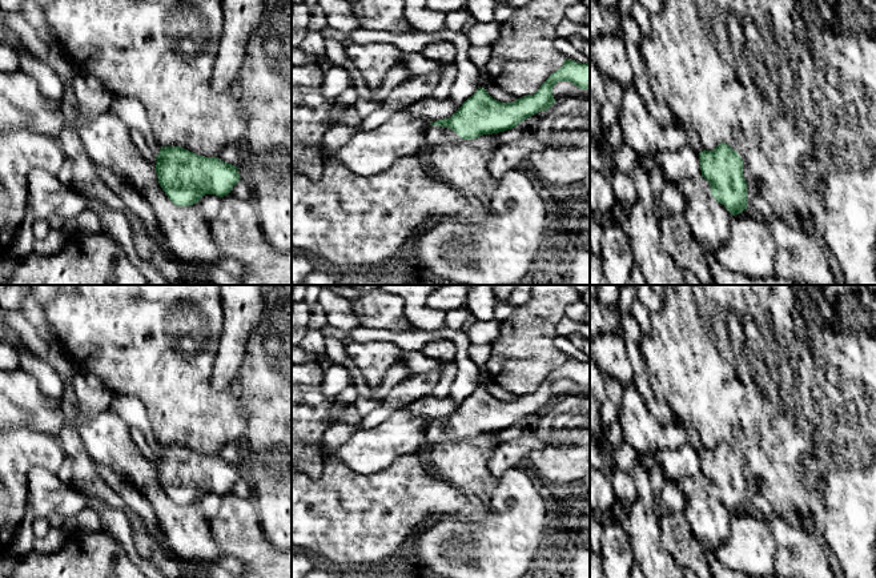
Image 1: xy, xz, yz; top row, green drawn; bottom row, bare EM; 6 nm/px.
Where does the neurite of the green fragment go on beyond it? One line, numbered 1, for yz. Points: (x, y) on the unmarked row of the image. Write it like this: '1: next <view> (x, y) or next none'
1: next none

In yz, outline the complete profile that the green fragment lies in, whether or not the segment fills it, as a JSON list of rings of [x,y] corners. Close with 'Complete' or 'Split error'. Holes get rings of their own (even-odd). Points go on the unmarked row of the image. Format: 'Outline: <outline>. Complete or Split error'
Outline: [[[726,441],[714,449],[699,451],[702,475],[711,485],[711,494],[732,513],[747,507],[747,479],[743,475],[743,458]]]. Complete

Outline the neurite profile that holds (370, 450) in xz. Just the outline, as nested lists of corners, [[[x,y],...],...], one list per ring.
[[[407,408],[398,409],[381,425],[355,430],[330,455],[363,475],[382,471],[397,458],[417,454],[427,445],[427,422],[427,418],[411,414]]]

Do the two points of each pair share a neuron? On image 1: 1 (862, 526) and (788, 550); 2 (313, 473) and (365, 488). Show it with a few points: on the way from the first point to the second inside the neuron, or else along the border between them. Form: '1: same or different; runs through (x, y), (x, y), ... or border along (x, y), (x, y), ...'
1: different; border along (811, 532), (819, 540)
2: different; border along (305, 473), (312, 478), (317, 478), (322, 473)

